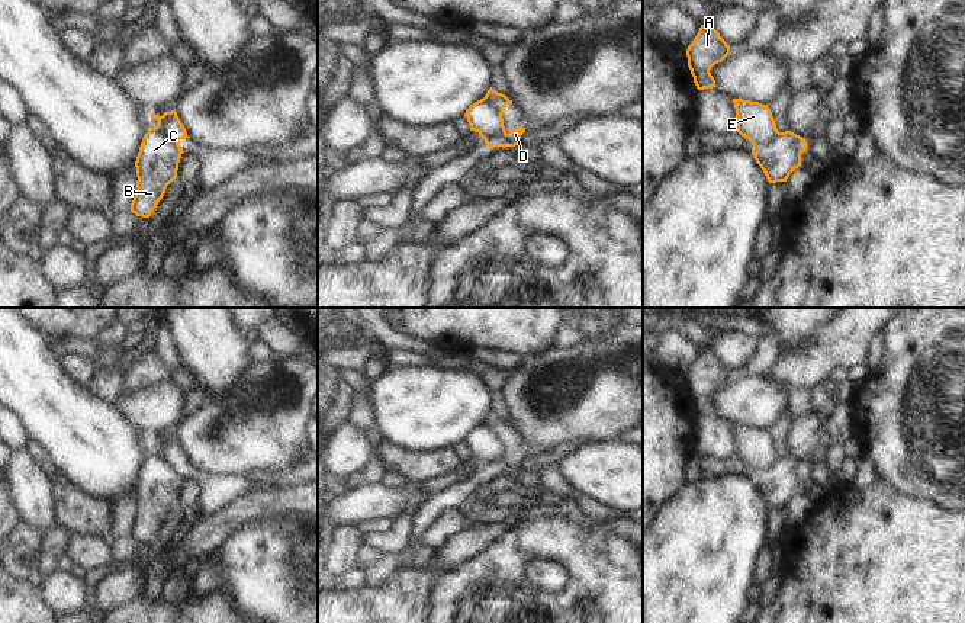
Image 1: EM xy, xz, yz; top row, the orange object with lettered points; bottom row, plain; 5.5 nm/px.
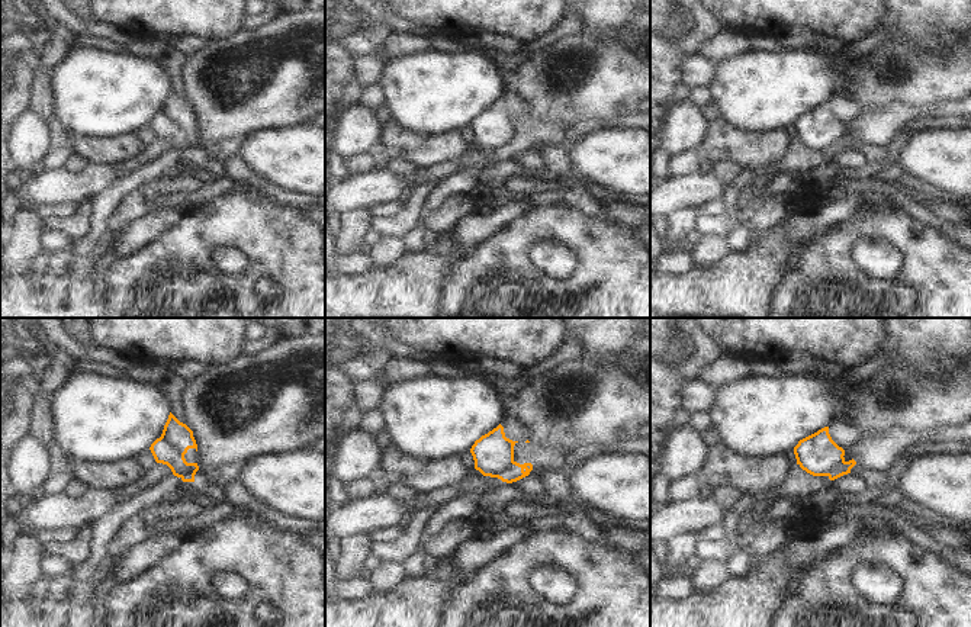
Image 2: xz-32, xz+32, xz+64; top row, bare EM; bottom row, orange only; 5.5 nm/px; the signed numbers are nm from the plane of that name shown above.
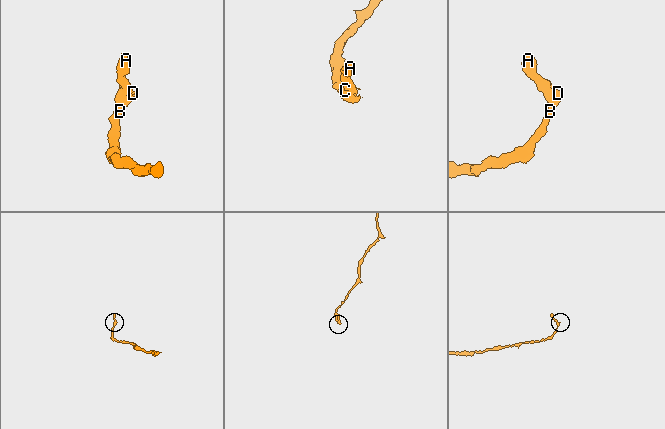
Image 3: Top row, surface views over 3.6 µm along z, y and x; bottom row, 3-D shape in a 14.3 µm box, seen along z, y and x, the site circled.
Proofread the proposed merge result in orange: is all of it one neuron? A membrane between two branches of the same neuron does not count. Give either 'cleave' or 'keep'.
cleave

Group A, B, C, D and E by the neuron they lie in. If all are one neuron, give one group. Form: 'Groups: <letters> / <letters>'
Groups: A D E / B C

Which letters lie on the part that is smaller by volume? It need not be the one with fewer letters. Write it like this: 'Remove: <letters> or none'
Remove: A, D, E

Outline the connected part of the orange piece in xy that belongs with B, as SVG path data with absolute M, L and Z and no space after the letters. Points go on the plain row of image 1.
M148 453L135 486L138 505L129 533L132 539L142 543L151 542L167 511L177 502L181 479L155 453Z

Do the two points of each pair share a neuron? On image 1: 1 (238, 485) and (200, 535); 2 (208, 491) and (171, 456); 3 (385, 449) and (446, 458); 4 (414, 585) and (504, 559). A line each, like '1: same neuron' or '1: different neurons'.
1: different neurons
2: same neuron
3: same neuron
4: different neurons

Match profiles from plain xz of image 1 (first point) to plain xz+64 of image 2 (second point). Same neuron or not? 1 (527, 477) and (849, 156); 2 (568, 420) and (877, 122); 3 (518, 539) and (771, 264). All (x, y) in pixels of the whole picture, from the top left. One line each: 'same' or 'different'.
1: same
2: different
3: different

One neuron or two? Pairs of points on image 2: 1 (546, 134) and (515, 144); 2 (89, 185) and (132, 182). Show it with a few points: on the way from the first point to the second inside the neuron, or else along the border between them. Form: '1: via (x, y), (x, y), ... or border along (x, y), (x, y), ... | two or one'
1: via (539, 134), (527, 134), (523, 138) | one
2: border along (124, 176), (90, 198) | two

